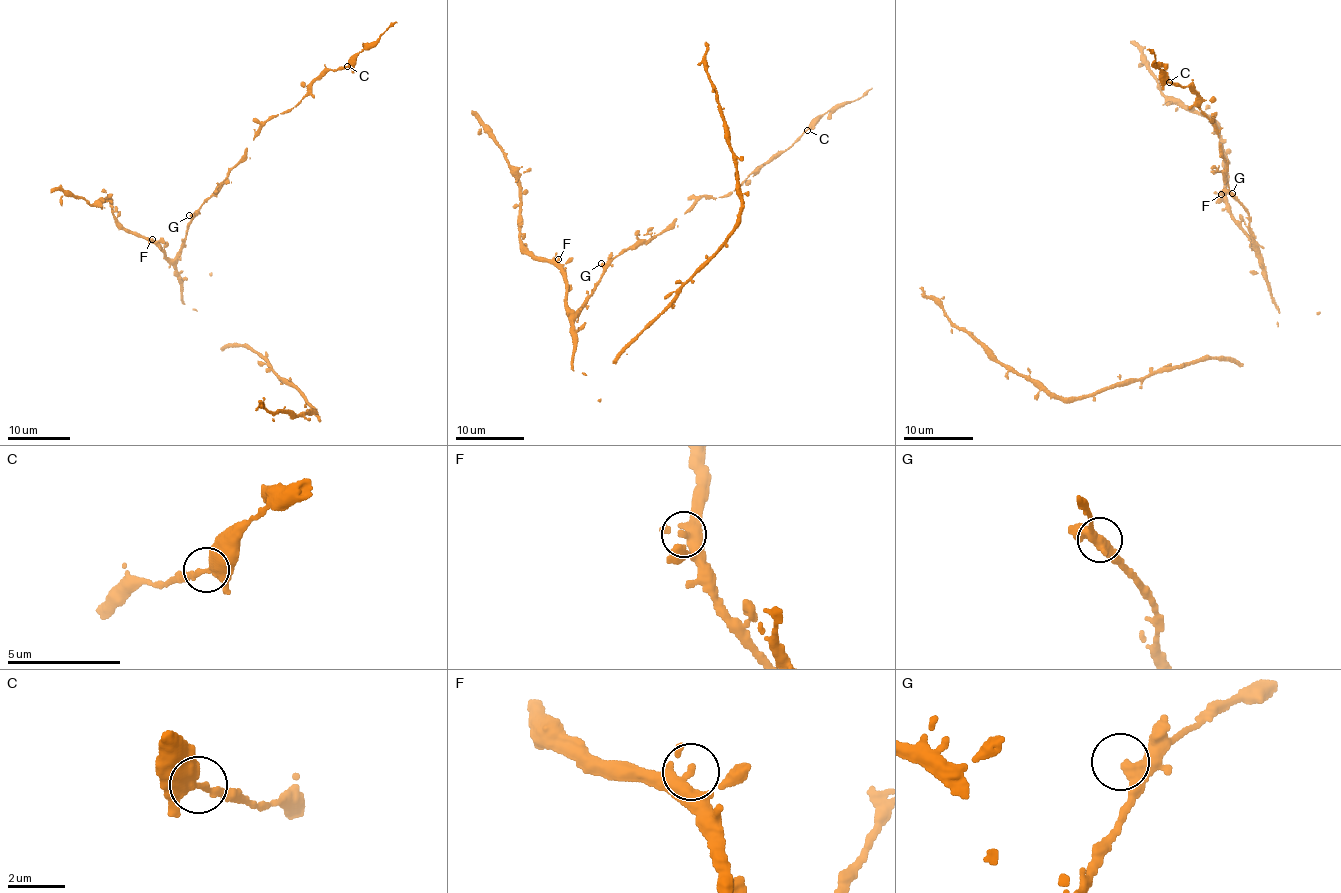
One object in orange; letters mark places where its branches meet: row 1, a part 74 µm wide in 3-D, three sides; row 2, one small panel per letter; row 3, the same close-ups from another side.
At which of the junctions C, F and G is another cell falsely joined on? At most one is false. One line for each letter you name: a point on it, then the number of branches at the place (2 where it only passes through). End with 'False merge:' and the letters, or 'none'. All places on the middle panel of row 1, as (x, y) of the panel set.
False merge: none

